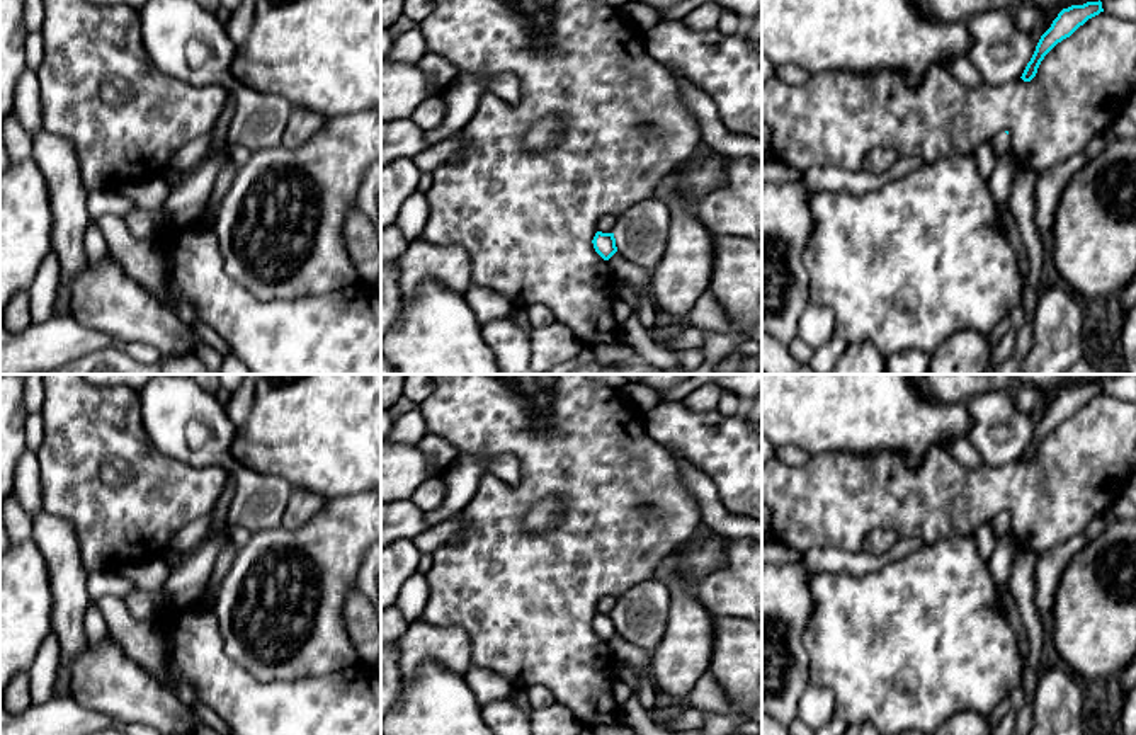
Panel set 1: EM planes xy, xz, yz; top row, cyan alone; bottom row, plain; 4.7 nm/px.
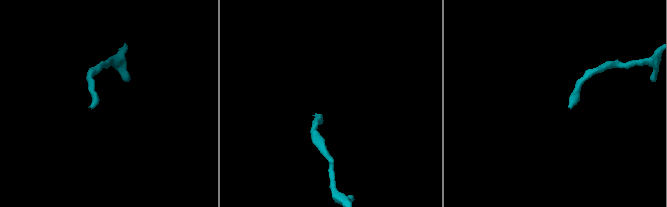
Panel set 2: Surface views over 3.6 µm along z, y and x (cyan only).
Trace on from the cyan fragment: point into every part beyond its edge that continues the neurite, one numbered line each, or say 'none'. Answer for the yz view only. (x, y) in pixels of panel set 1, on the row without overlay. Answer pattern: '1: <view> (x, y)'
none

